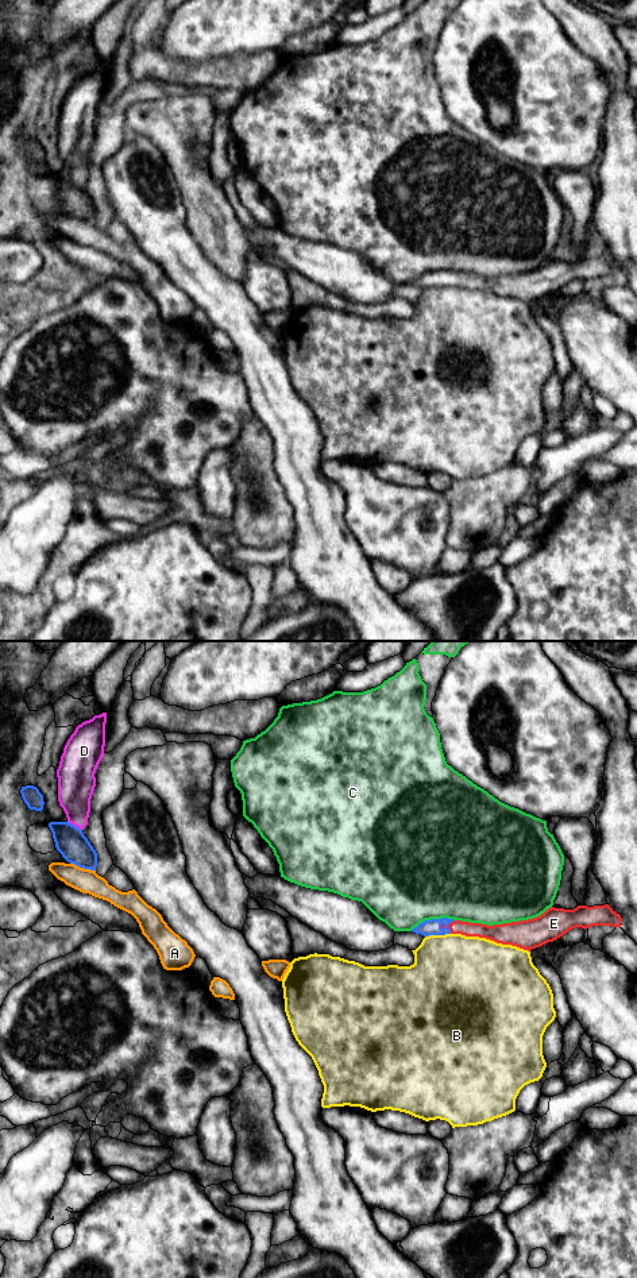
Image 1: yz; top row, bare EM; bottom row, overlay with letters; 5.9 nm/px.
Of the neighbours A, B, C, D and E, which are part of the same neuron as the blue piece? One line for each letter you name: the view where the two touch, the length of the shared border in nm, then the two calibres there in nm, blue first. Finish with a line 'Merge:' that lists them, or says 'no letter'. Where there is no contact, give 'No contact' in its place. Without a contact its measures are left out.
E: Touches blue in yz. Shared border 100 nm. Thickness 100 nm (blue) against 90 nm
Merge: E

